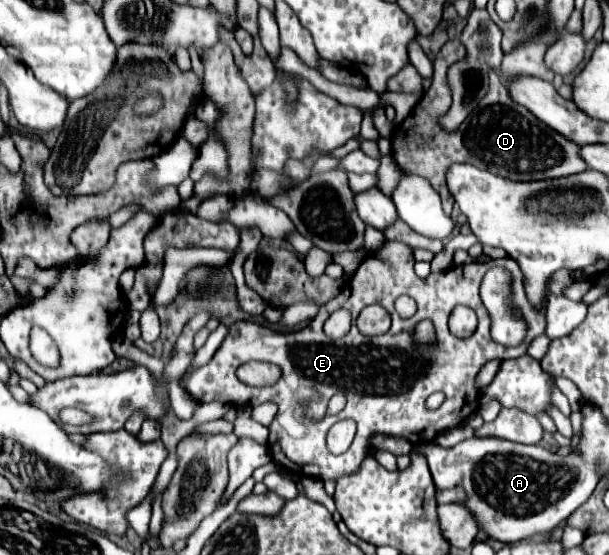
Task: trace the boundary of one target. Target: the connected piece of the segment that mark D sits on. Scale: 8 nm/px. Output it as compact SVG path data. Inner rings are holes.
M425 91L417 107L397 125L391 141L393 159L405 173L415 173L431 181L431 185L441 193L445 213L451 213L453 195L447 189L445 175L455 163L471 163L477 167L487 167L487 171L515 179L515 181L535 181L535 179L557 179L585 171L585 161L579 151L581 145L565 139L561 133L553 131L549 125L541 123L533 113L529 113L519 103L511 101L483 101L483 115L475 115L475 123L465 123L457 131L445 131L439 125L439 117L447 111L445 99L439 93Z

